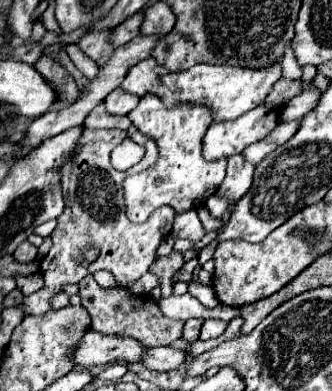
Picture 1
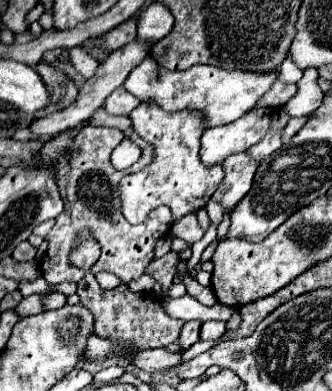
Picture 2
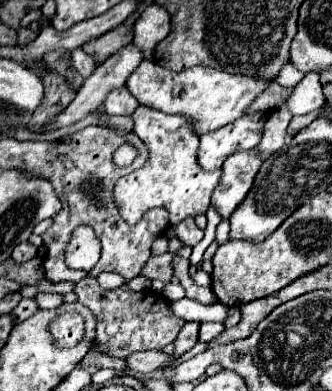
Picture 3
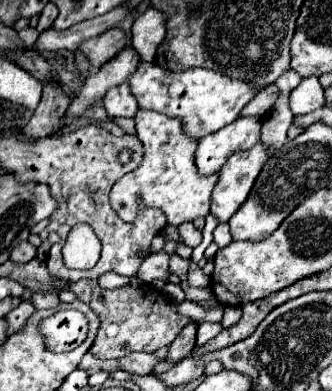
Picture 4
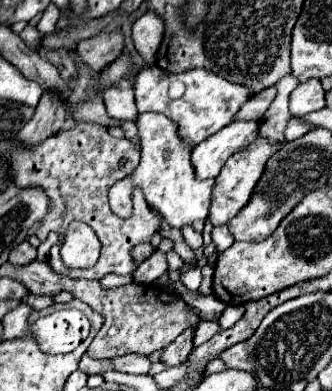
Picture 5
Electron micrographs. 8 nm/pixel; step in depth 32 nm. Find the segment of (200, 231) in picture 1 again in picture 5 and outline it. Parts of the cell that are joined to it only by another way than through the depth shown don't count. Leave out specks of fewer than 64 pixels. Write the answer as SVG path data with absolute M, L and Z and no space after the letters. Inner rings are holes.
M182 226L182 236L184 236L184 242L186 242L190 248L202 246L202 234L196 232L192 226Z

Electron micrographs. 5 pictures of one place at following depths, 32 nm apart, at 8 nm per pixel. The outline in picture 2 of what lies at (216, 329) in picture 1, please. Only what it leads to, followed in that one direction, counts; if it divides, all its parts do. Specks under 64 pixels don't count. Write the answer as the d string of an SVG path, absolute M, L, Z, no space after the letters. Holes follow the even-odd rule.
M204 322L202 330L200 330L200 340L218 340L222 334L226 332L226 322Z

